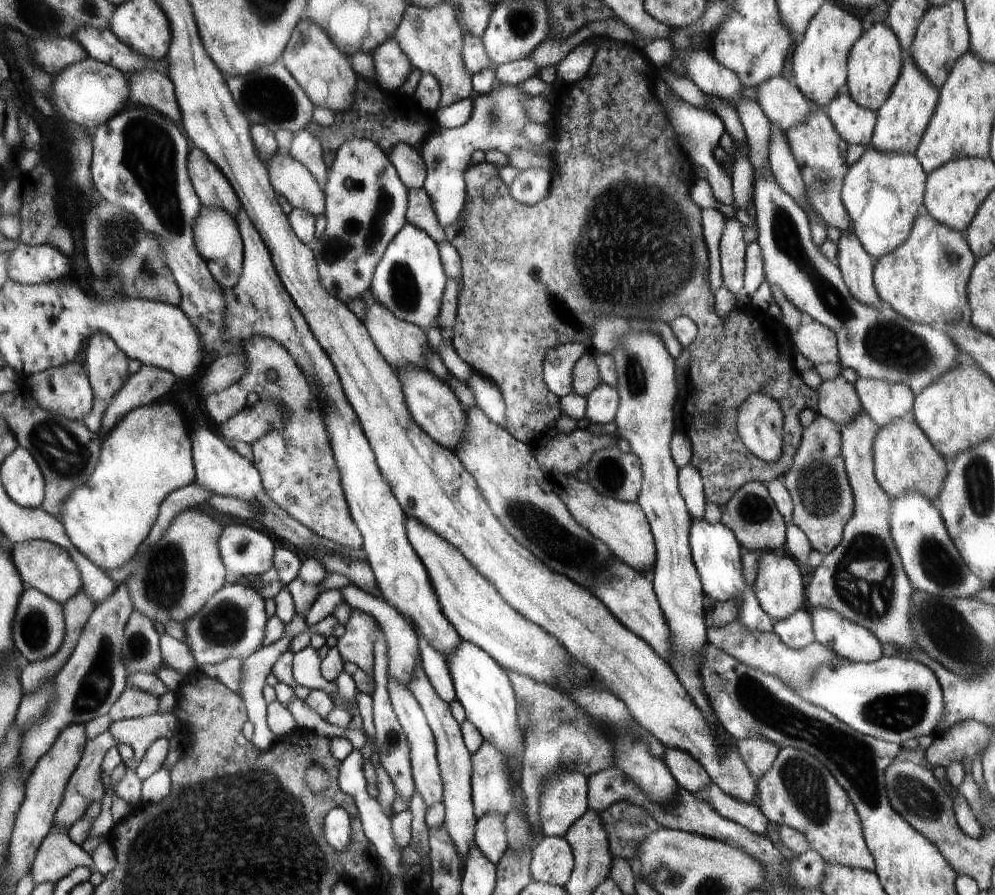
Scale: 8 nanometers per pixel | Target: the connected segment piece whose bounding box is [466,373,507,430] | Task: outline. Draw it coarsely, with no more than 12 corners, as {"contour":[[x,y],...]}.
{"contour":[[474,373],[466,382],[477,407],[504,430],[507,414],[499,388]]}

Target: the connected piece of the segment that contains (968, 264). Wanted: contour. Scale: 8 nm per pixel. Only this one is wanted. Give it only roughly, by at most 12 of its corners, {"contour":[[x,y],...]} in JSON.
{"contour":[[926,211],[876,260],[882,301],[914,323],[966,320],[975,258]]}

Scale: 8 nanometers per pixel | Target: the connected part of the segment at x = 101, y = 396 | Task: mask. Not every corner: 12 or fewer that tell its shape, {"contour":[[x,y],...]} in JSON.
{"contour":[[106,334],[87,340],[95,398],[82,421],[100,434],[106,409],[130,376],[130,359]]}

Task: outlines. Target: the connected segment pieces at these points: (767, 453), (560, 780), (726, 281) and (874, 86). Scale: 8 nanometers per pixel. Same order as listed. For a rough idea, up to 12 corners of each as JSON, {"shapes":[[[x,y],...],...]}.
{"shapes":[[[764,393],[738,410],[745,447],[766,463],[779,460],[783,412]],[[584,773],[545,780],[544,837],[563,837],[589,809]],[[725,216],[719,242],[723,285],[742,290],[742,224]],[[875,23],[850,49],[850,96],[875,113],[902,70],[895,32]]]}

